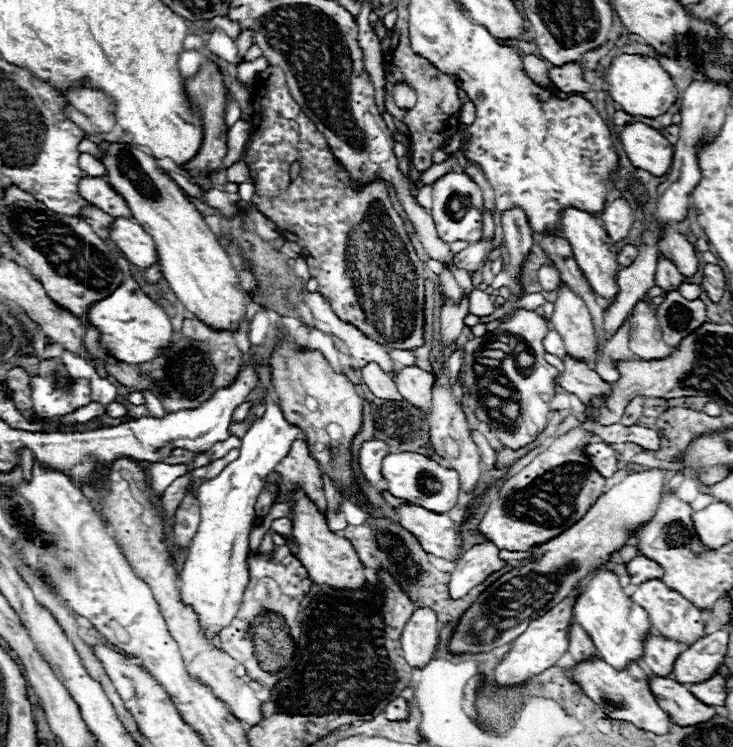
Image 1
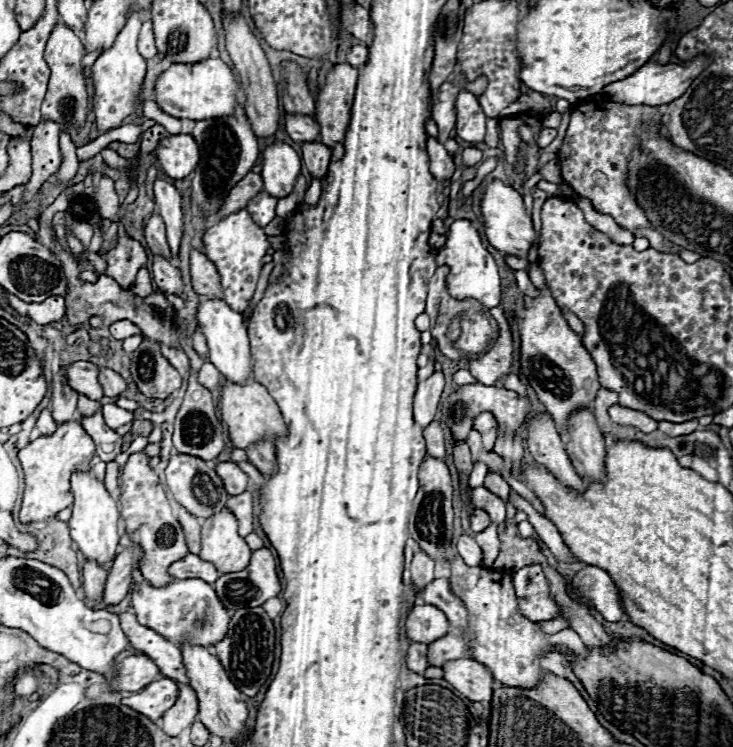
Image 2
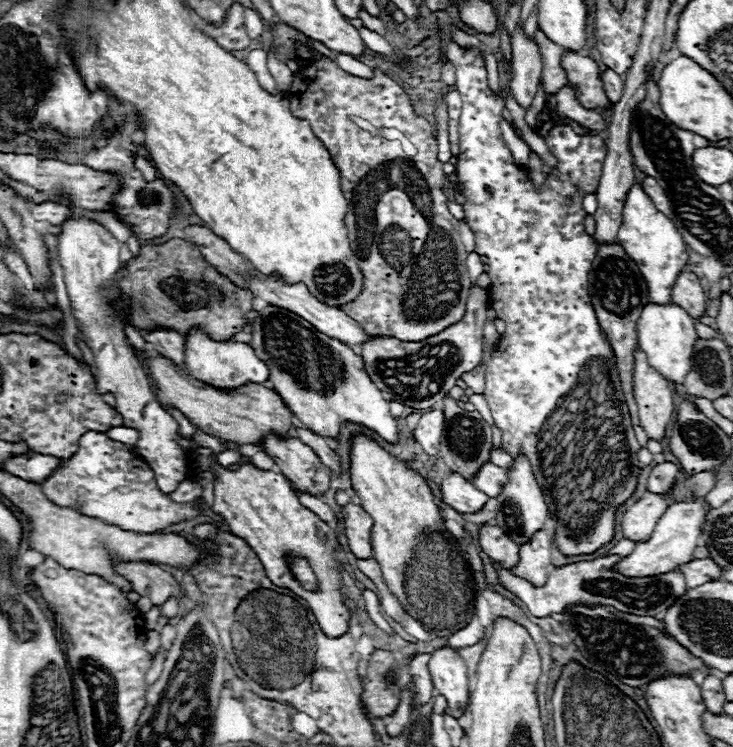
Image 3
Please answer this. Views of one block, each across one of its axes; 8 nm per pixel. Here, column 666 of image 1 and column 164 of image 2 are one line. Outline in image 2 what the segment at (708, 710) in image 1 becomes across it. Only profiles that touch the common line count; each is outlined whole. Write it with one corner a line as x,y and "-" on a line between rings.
160,678
150,682
142,692
122,698
122,704
148,716
150,720
160,720
164,716
164,710
174,706
176,698
178,698
176,682
170,678

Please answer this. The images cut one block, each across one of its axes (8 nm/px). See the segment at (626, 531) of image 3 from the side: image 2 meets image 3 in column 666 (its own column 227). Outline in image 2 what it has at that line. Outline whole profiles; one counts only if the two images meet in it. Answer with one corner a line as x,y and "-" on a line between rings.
250,492
230,496
226,502
226,508
230,508
238,520
238,532
240,536
248,536
254,532
254,498

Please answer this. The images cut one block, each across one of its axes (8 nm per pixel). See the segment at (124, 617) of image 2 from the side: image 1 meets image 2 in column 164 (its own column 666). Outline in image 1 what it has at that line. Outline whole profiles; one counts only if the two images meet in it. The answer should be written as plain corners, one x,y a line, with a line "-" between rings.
648,634
644,640
644,662
648,670
656,676
670,676
674,670
676,658
686,650
684,644
672,642
668,638

